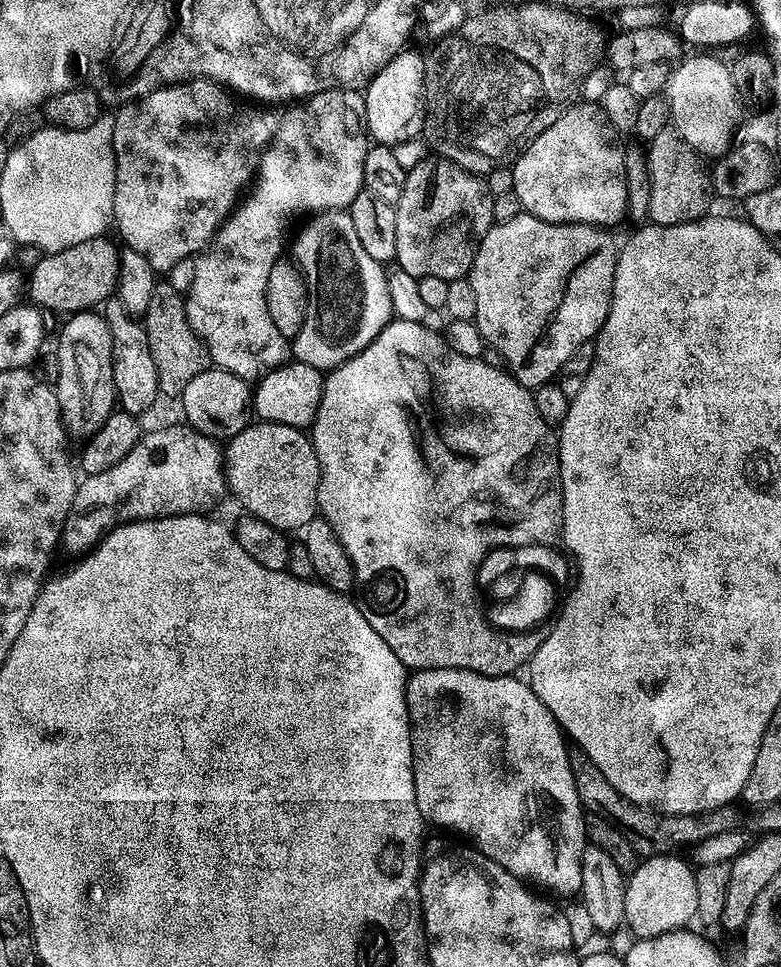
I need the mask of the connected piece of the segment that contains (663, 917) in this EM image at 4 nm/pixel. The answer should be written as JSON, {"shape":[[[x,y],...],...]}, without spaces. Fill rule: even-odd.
{"shape":[[[660,853],[645,857],[637,863],[624,887],[624,921],[635,939],[656,937],[658,934],[673,932],[684,927],[697,915],[698,890],[693,867],[676,857],[676,854]]]}

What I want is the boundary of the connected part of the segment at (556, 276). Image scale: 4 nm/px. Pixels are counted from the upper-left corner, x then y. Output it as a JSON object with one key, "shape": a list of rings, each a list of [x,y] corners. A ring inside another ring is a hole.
{"shape":[[[521,211],[520,215],[510,218],[510,222],[493,223],[491,230],[482,238],[466,277],[470,286],[474,286],[474,298],[478,301],[474,323],[482,334],[485,345],[498,350],[507,371],[522,386],[535,390],[555,381],[556,375],[563,370],[564,363],[575,352],[581,351],[606,322],[606,314],[612,301],[618,255],[618,244],[612,241],[612,234],[595,224],[555,224]],[[596,250],[604,250],[604,292],[584,292],[582,310],[578,308],[578,340],[570,340],[574,338],[574,330],[572,334],[568,330],[566,344],[562,344],[564,340],[552,340],[560,342],[552,344],[552,360],[532,360],[536,358],[532,340],[526,340],[524,334],[518,336],[518,332],[526,332],[522,328],[524,320],[526,324],[536,322],[536,304],[540,300],[538,296],[544,296],[544,292],[560,292],[560,282],[570,282],[572,276],[582,268],[578,262],[586,254],[590,256]],[[512,350],[522,350],[522,354],[514,352],[514,356],[522,358],[512,358]]]}

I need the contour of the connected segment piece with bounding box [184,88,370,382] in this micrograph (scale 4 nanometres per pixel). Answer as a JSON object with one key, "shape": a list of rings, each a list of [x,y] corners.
{"shape":[[[335,88],[334,90],[319,92],[318,94],[293,103],[289,108],[292,109],[281,118],[280,125],[278,125],[277,128],[275,125],[274,131],[270,136],[270,143],[263,149],[258,161],[258,175],[251,185],[251,188],[253,187],[252,193],[250,193],[241,204],[239,201],[239,203],[235,205],[234,211],[229,215],[228,219],[221,224],[220,229],[216,231],[210,247],[195,257],[194,263],[196,263],[196,265],[192,268],[192,281],[188,284],[188,292],[186,288],[184,309],[188,315],[188,322],[192,329],[195,330],[196,335],[200,337],[208,353],[209,361],[211,361],[217,369],[234,374],[238,378],[249,382],[259,381],[261,376],[265,376],[270,370],[280,367],[290,356],[290,340],[278,332],[278,327],[274,326],[274,321],[267,309],[267,278],[277,260],[285,255],[286,244],[284,248],[284,235],[288,232],[288,223],[290,223],[295,216],[302,215],[303,212],[308,212],[307,214],[319,214],[333,210],[347,209],[348,205],[354,202],[356,195],[363,189],[362,162],[366,158],[370,147],[369,134],[364,123],[364,97],[355,88]]]}

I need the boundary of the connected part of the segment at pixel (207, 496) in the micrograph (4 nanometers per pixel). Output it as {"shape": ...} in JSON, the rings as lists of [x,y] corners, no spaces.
{"shape":[[[180,424],[145,431],[122,462],[105,472],[85,475],[77,483],[76,496],[64,522],[62,548],[80,558],[121,524],[155,520],[161,516],[215,513],[212,511],[226,496],[221,445],[219,448],[213,437],[203,436],[195,428]]]}

